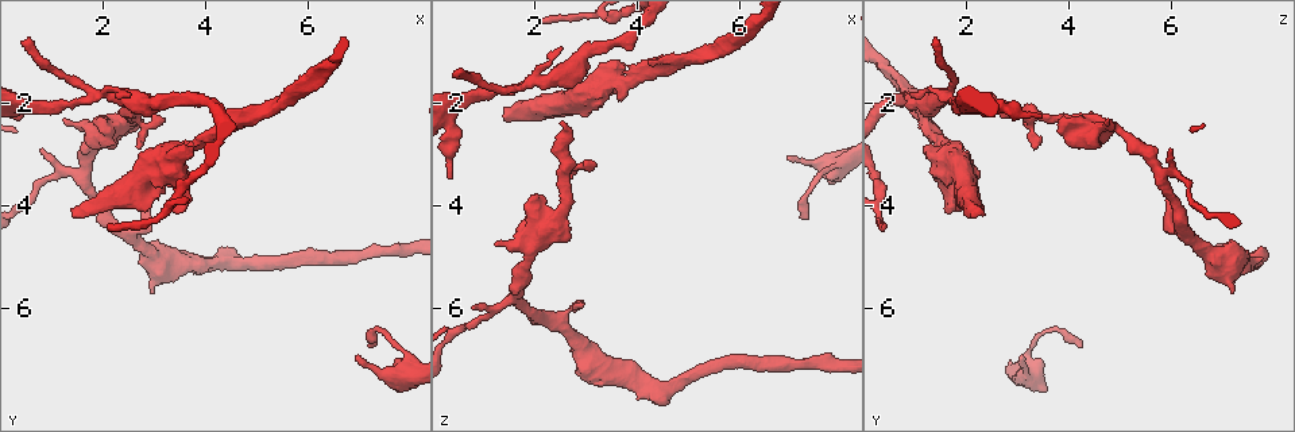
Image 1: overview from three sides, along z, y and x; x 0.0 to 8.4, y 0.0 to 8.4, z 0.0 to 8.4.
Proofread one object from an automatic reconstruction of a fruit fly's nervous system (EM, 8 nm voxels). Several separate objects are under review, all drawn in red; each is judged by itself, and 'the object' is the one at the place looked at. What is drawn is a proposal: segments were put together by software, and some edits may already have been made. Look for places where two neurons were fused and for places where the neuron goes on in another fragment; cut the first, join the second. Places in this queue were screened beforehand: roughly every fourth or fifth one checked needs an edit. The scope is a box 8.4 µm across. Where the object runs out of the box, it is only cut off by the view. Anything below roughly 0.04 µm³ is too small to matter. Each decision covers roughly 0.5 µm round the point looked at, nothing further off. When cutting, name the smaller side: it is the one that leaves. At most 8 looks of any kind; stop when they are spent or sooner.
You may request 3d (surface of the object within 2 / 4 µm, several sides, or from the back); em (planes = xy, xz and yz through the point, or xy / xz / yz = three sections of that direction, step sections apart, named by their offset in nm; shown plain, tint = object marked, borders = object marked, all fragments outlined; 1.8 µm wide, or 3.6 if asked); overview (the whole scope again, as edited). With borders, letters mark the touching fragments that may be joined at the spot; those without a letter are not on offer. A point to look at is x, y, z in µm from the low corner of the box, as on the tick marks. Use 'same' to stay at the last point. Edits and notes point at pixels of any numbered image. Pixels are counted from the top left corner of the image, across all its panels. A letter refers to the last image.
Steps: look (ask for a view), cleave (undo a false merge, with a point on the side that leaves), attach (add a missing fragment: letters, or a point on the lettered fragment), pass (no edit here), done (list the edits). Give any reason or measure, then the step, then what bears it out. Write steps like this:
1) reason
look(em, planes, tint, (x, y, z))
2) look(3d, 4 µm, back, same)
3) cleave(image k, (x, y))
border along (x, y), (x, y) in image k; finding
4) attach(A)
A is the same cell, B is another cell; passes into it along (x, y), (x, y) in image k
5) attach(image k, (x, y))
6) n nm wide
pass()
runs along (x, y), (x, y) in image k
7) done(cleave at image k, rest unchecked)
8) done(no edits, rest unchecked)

an open end
look(3d, 4 µm, (3.40, 4.05, 1.65))

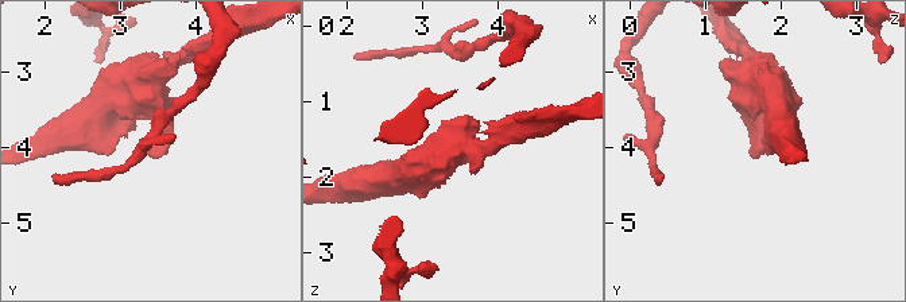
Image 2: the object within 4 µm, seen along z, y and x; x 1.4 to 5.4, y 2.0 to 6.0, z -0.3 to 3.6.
look(em, xy, step 4, borders, (3.40, 4.10, 1.70))

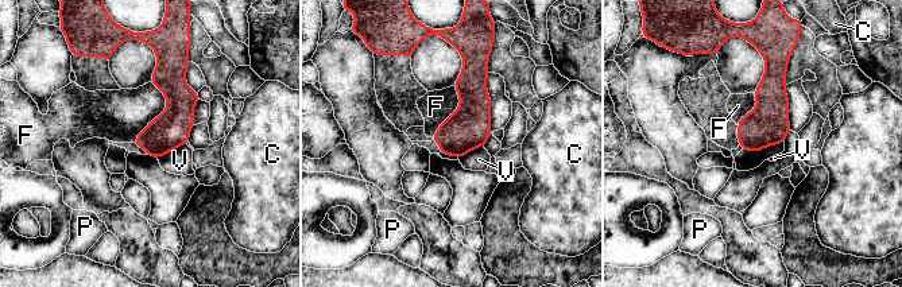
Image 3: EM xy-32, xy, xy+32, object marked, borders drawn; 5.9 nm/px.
cut it another way
look(em, planes, borders, same)

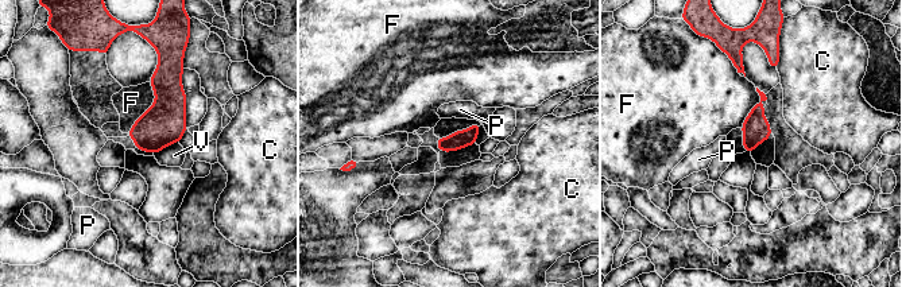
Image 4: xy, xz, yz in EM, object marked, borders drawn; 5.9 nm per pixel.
110 nm wide
pass()
C, F, P and V are other cells; border along (178, 142), (170, 143), (154, 154) in image 4; no lettered fragment goes on from it

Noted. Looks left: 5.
sudden change in width
look(em, planes, borders, (2.25, 1.85, 1.60))

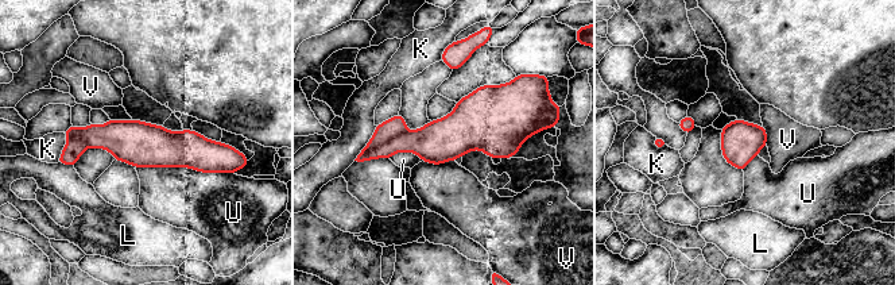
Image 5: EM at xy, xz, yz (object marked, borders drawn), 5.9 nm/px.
U touches over 600 nm
cleave(image 5, (395, 126))
K, L, U and V are other cells; border along (405, 131), (360, 154) in image 5; a second neuron is stuck on

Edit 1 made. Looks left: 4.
look(overview)

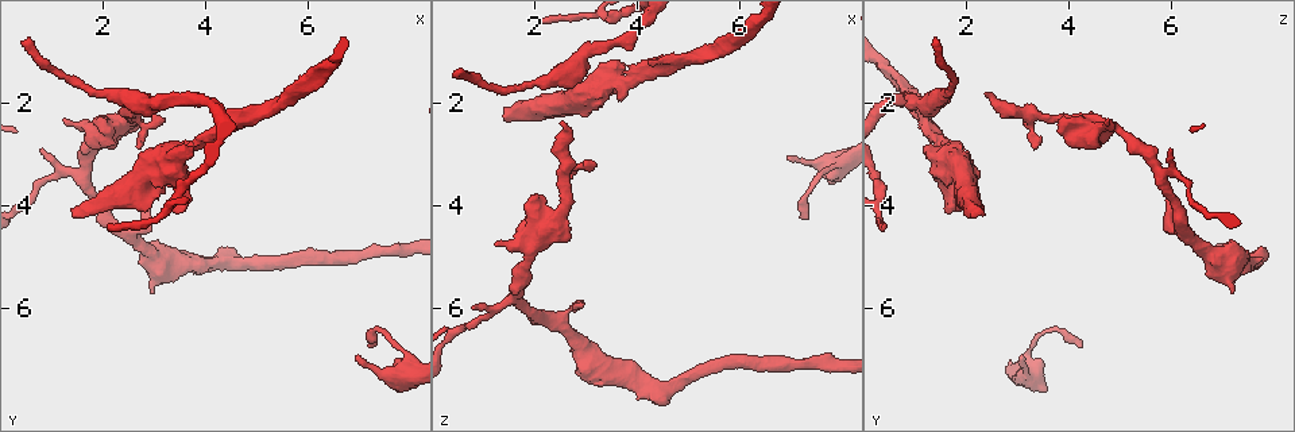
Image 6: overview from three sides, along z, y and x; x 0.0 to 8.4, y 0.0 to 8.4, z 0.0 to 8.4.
an open end
look(3d, 4 µm, (1.45, 4.20, 2.30))

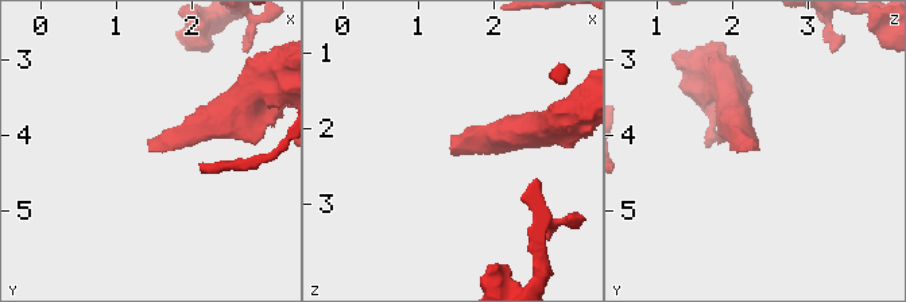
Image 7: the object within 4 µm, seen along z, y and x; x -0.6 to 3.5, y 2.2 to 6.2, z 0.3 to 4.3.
need the tissue
look(em, planes, borders, (1.40, 4.20, 2.30))

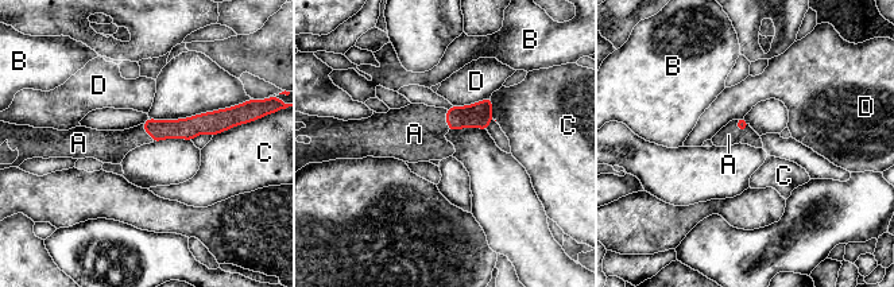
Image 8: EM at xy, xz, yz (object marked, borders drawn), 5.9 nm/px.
attach(image 8, (728, 135))
A is the same cell, B, C and D are other cells; passes into it along (742, 124), (739, 130), (728, 135) in image 8; it goes on there

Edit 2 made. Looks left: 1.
branch stops here
look(em, planes, borders, (1.30, 2.30, 4.80))

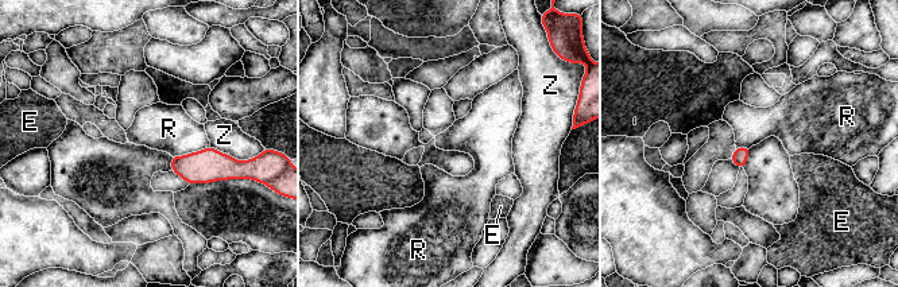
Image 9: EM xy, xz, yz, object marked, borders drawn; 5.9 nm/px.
pass()
E, R and Z are other cells; border along (209, 146), (171, 156) in image 9; none of them fits

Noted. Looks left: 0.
done(cleave at image 5, attach at image 8, rest unchecked)

